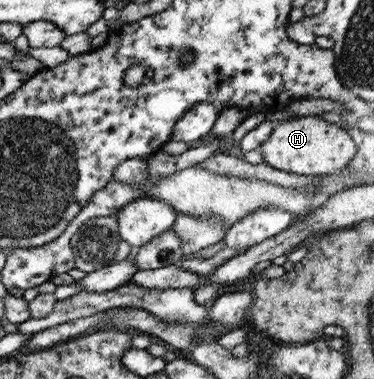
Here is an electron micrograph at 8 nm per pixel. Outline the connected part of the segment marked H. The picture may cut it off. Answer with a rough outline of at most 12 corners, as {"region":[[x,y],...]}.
{"region":[[315,116],[279,122],[258,147],[295,175],[345,169],[356,145]]}

